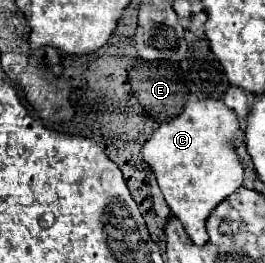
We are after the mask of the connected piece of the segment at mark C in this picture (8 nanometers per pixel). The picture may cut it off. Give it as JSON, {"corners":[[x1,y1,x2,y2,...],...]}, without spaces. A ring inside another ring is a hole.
{"corners":[[207,97,195,103,185,103,183,113,161,123,141,149,143,161,157,175,157,183,171,213,181,219,195,245,203,245,209,239,205,231,207,213,243,185,243,167,231,145,237,141,237,131,239,119,235,111,223,101]]}

